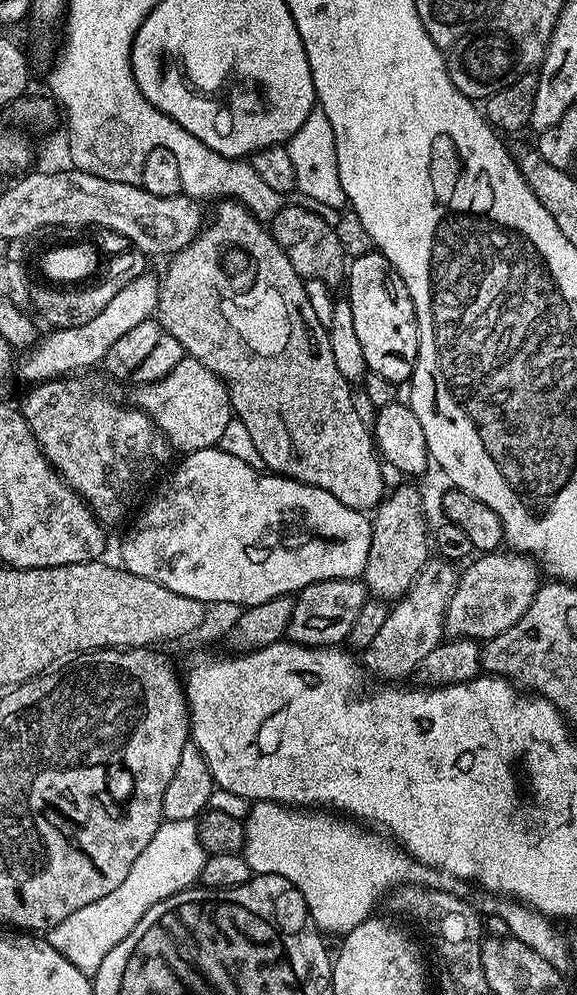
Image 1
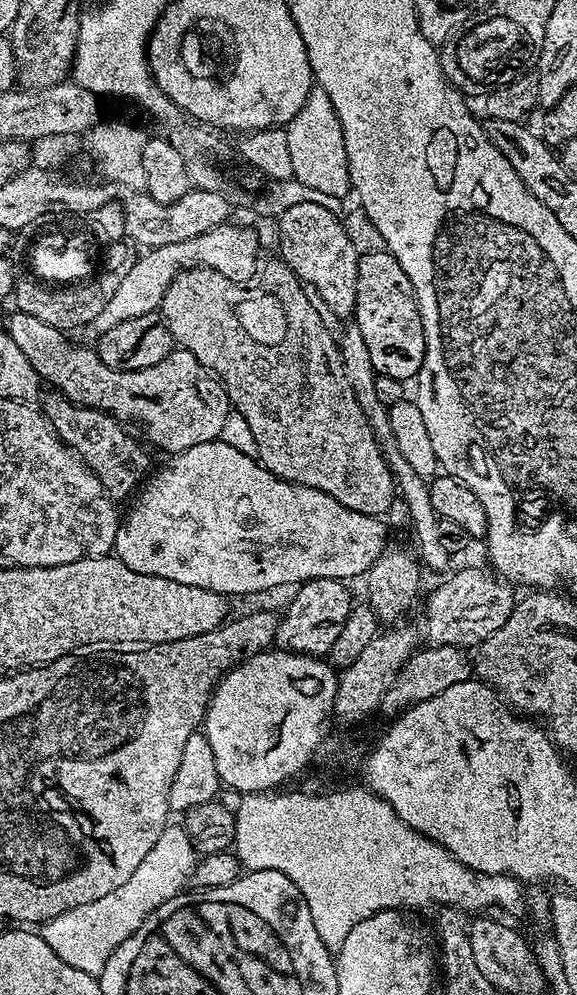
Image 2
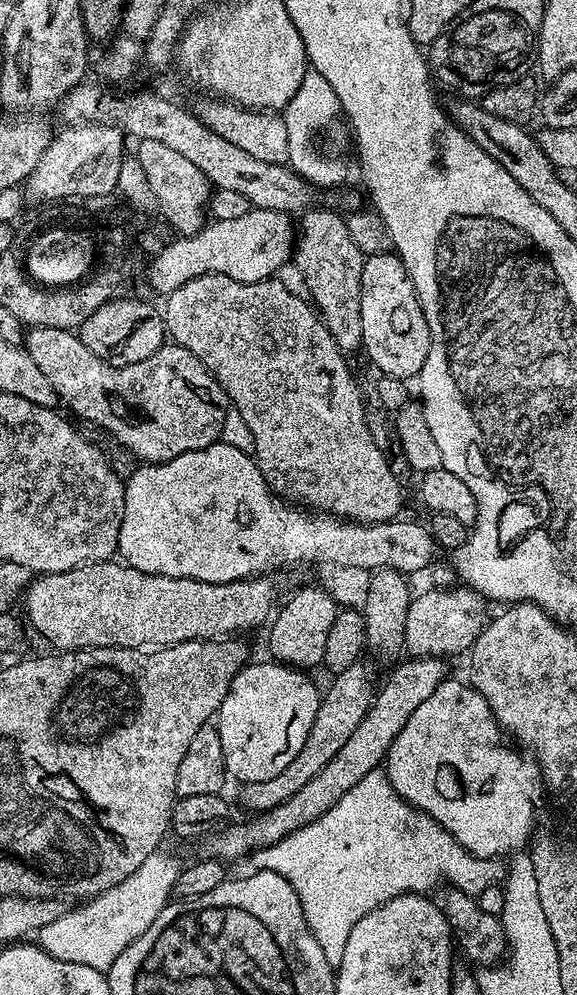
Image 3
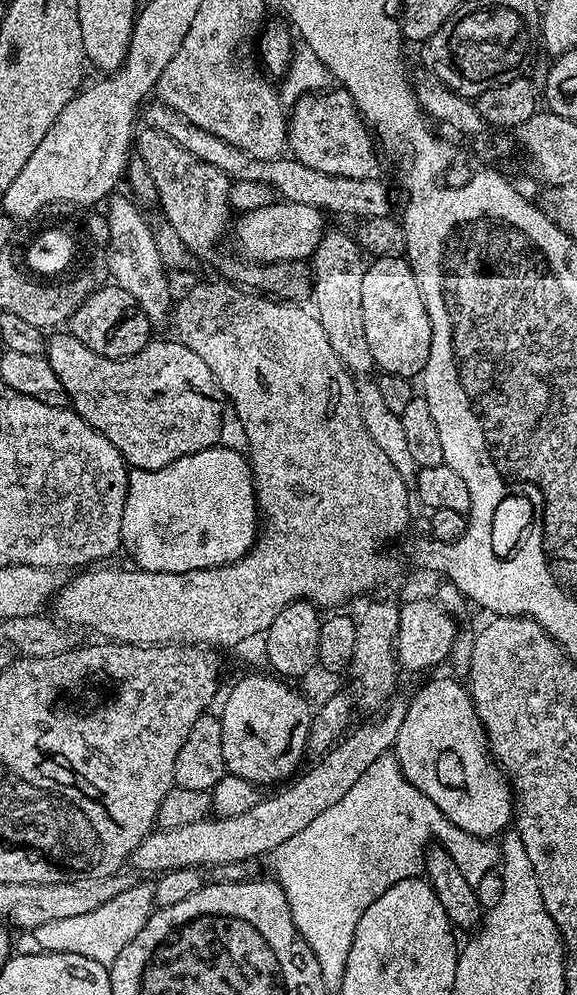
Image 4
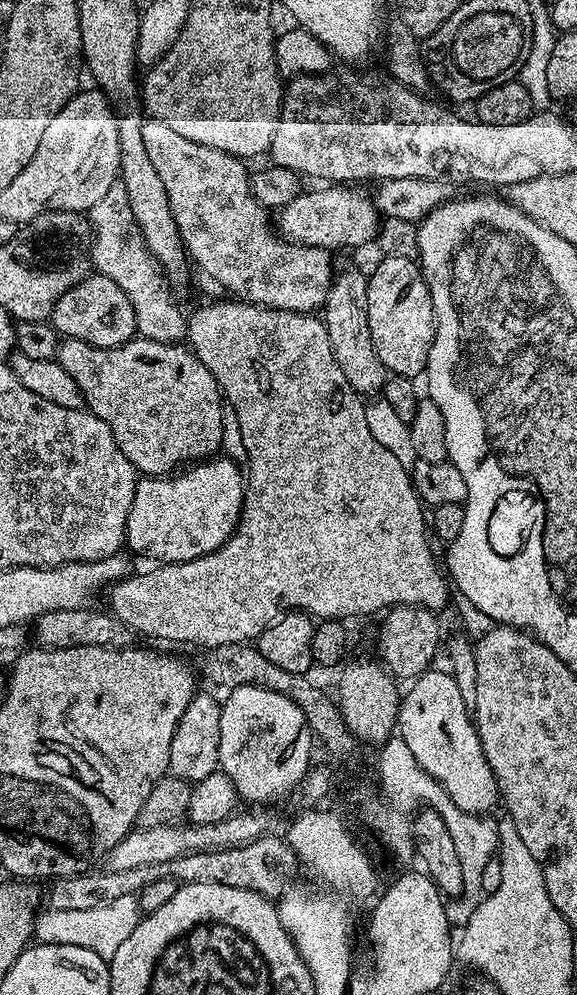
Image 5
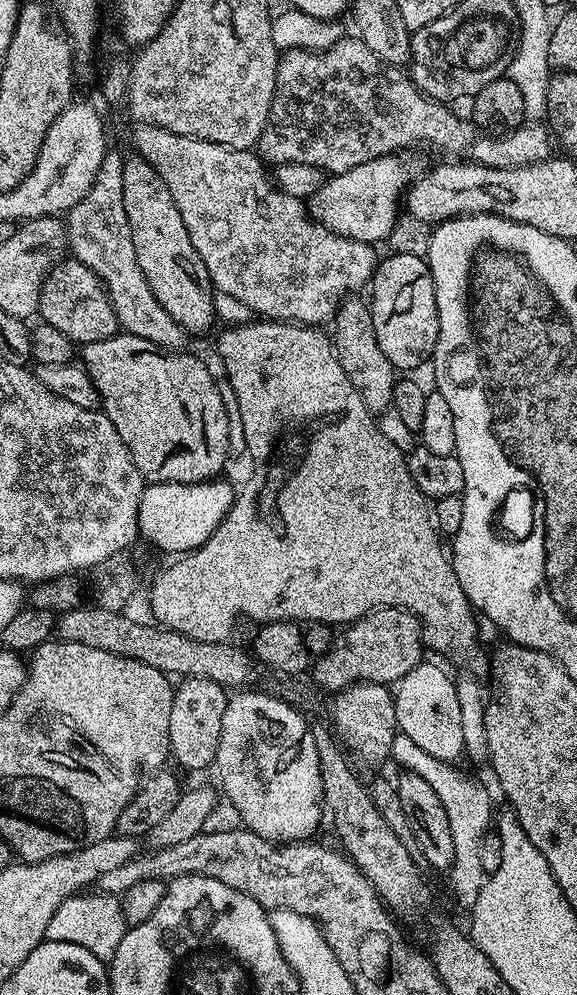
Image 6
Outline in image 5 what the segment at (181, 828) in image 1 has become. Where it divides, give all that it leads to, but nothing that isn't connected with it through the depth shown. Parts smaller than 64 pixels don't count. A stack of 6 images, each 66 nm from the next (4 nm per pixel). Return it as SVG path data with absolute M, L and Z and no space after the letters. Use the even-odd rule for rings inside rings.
M123 896L114 902L106 902L106 906L94 906L94 910L58 910L51 906L45 909L36 917L34 936L39 943L82 946L82 950L94 950L98 958L109 962L114 954L118 954L118 946L134 934L142 919L140 901L136 896Z

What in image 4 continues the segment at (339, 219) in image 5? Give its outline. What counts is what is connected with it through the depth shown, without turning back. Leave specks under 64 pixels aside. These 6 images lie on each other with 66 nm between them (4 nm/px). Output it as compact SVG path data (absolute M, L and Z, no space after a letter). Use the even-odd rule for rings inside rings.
M280 200L258 210L250 210L239 217L236 224L236 248L243 259L258 264L304 262L315 252L324 236L325 213L314 206L302 206L293 200Z

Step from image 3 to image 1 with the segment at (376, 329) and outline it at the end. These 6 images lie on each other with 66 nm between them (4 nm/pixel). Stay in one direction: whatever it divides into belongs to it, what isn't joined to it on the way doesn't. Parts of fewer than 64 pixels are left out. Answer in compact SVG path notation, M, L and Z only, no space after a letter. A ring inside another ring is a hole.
M375 250L355 257L346 268L346 299L354 314L354 331L365 358L368 372L382 374L397 386L411 381L418 358L420 331L414 302L398 274L386 257Z

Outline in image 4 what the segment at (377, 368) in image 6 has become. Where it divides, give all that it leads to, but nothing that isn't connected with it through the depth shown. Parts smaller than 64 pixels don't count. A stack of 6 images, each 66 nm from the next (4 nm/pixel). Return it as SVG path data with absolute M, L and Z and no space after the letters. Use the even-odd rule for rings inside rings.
M325 231L310 257L311 295L316 296L314 315L322 330L326 330L326 339L330 341L334 354L338 354L344 367L353 374L371 373L374 368L370 346L366 342L366 321L362 319L362 278L365 267L366 260L360 245L349 233L347 236L344 232Z

